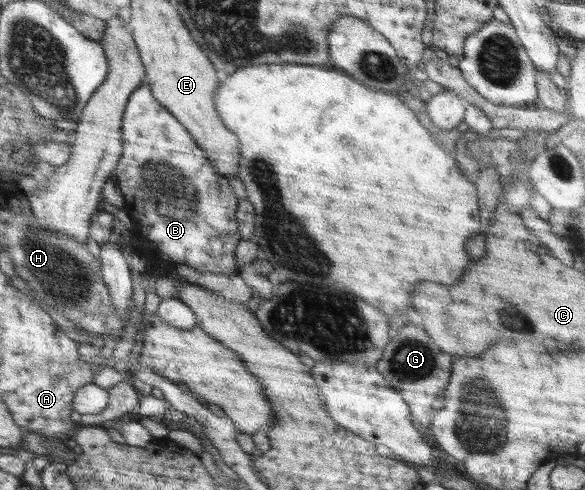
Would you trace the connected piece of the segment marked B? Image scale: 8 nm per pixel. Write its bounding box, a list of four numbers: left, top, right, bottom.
[114,83,242,279]

